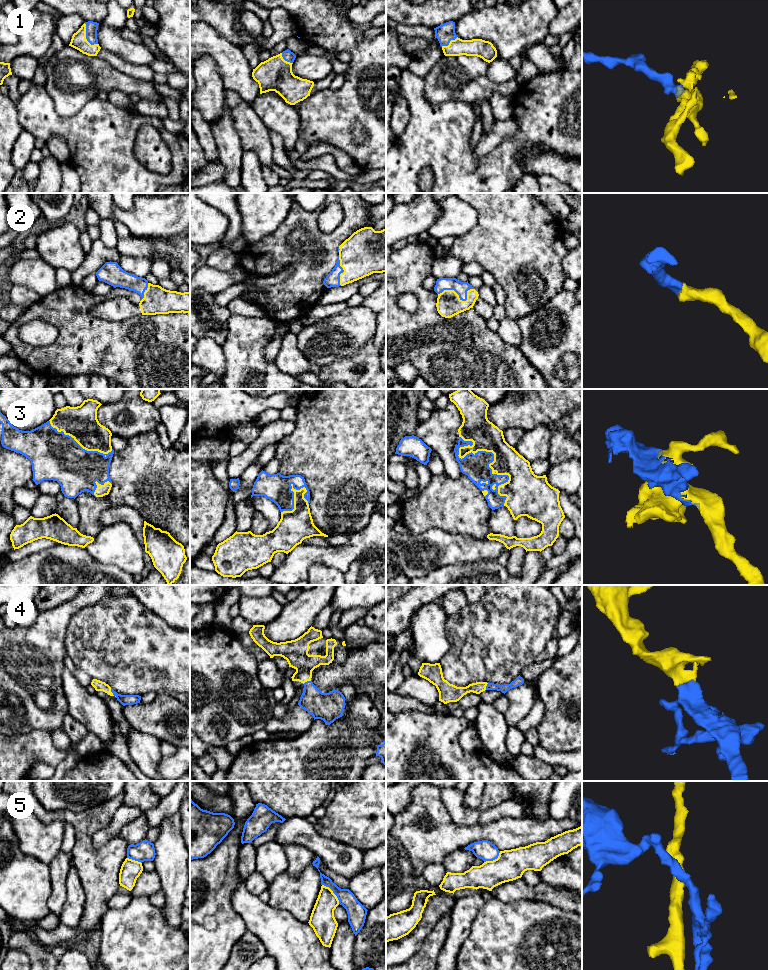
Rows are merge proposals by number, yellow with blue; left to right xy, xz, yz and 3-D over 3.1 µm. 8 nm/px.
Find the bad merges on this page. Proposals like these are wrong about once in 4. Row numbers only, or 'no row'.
5

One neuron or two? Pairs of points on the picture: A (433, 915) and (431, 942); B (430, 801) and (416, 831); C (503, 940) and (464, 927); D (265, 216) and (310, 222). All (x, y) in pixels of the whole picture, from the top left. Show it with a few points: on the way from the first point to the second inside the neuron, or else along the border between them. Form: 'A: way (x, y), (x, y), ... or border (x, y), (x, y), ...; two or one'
A: border (448, 913), (444, 914), (437, 921), (419, 950); two
B: way (422, 806), (409, 821), (410, 824); one
C: border (480, 908), (472, 923), (471, 931), (459, 950); two
D: border (292, 203), (286, 218), (267, 235); two

